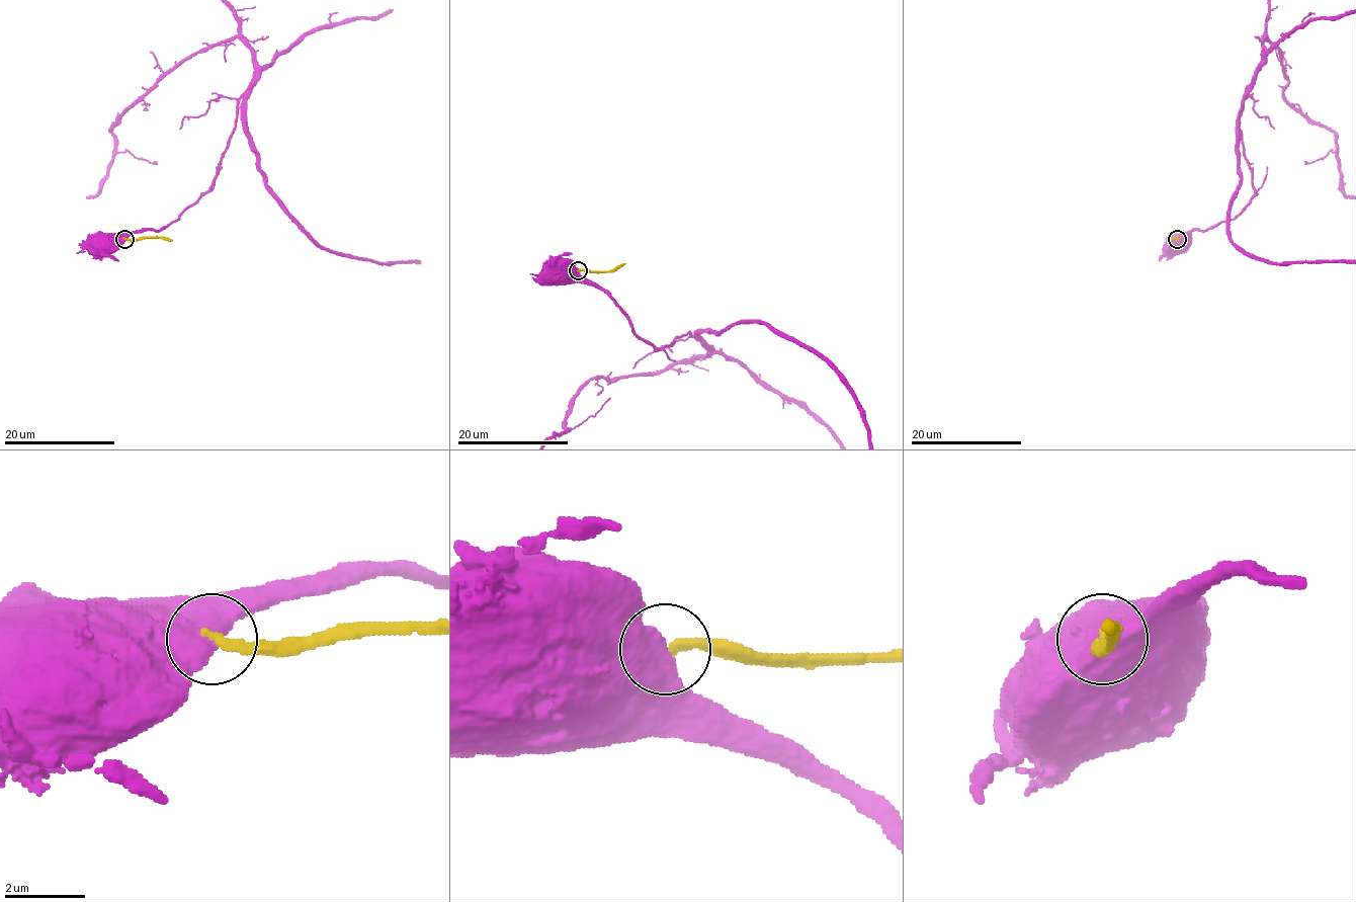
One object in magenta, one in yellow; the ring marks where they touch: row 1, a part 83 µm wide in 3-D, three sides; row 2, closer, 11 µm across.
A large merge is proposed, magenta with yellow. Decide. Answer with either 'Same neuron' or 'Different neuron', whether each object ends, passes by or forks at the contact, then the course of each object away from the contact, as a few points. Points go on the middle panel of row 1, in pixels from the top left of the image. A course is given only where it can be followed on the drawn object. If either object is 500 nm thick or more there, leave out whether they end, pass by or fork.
Different neuron. Course of magenta: (578, 270), (555, 271). Course of yellow: (578, 270), (613, 271), (625, 263)

